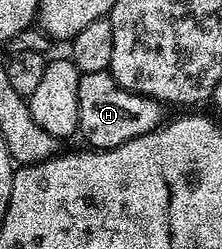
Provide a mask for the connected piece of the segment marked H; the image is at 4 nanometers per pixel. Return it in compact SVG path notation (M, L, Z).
M109 71L81 74L78 79L78 102L78 127L81 136L86 136L86 141L90 144L87 146L91 150L115 149L128 143L128 139L148 135L164 121L164 106L161 101L153 101L151 97L120 87Z

